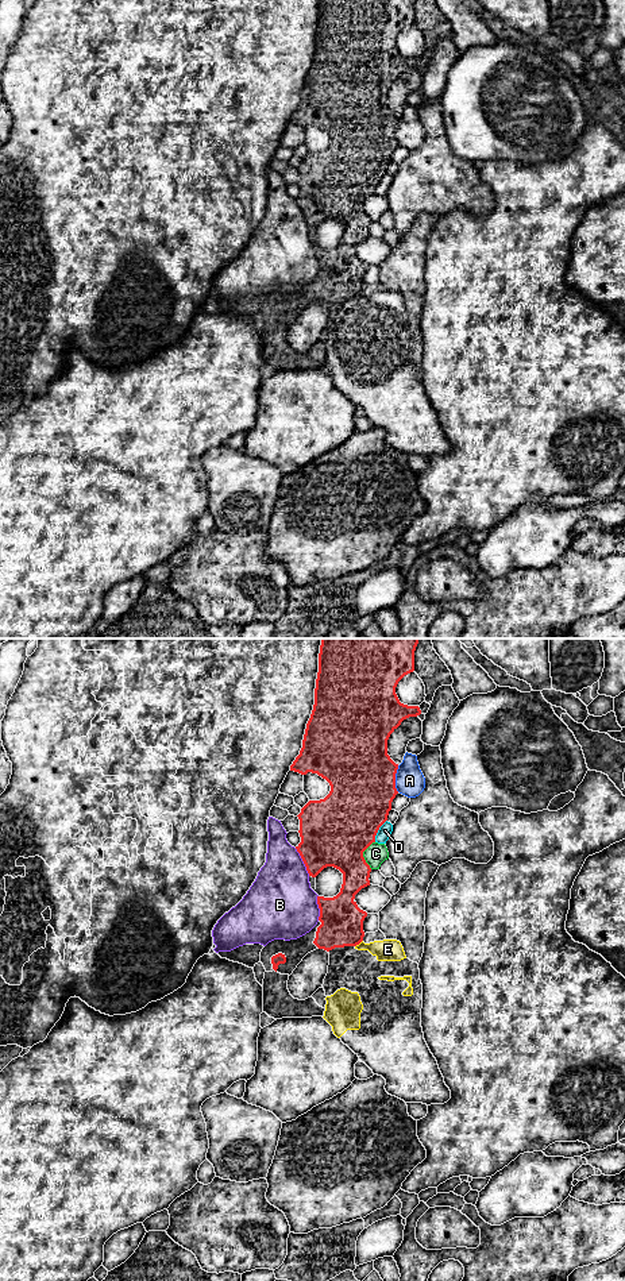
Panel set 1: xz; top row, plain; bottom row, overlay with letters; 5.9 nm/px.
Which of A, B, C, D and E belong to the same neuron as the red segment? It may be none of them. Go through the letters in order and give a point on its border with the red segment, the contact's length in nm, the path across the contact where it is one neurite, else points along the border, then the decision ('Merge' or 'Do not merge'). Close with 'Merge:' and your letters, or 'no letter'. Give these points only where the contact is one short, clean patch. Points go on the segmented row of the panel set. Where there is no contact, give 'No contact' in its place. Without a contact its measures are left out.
A: Touches red at xz (394, 779). Shared border 160 nm. Do not merge
B: Touches red at xz (303, 860). Shared border 190 nm. Do not merge
C: Touches red at xz (362, 855). Shared border 170 nm. Do not merge
D: Touches red at xz (378, 829). Shared border 150 nm. Do not merge
E: Touches red at xz (358, 944). Shared border 60 nm. Boundary: xz (362, 940), (355, 946). Do not merge
Merge: no letter

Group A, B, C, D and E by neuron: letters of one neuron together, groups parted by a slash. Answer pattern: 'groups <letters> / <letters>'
groups A / B / C / D / E

